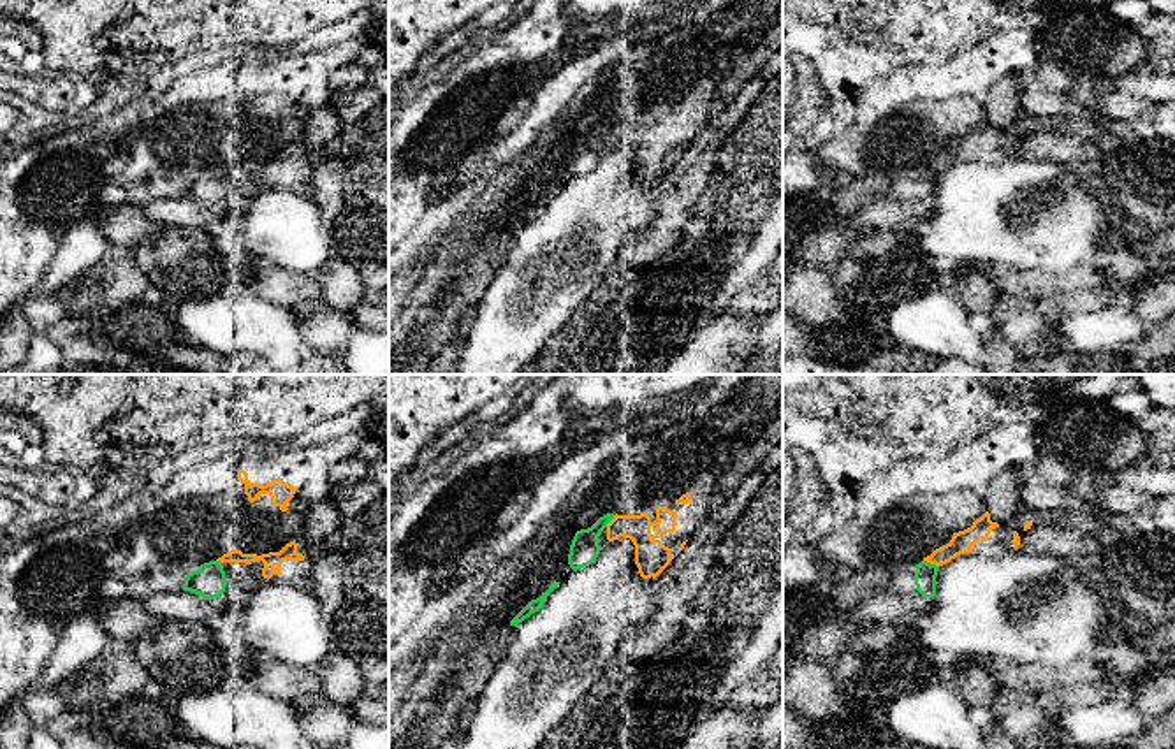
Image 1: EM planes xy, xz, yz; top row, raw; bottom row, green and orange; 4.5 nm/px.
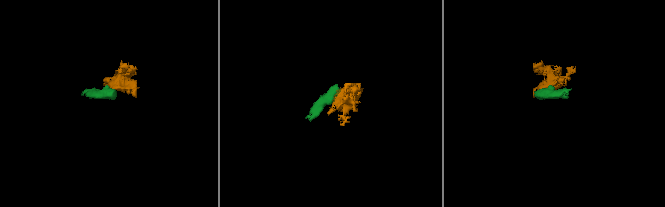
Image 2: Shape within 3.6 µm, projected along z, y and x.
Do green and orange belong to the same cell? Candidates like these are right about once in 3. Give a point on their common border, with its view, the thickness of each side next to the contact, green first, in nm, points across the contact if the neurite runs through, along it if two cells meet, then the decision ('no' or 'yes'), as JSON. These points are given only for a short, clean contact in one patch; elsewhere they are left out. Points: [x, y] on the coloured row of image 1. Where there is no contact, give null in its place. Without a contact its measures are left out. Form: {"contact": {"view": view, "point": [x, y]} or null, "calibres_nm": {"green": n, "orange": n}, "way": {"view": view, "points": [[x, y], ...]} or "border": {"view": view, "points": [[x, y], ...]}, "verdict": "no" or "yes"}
{"contact": {"view": "yz", "point": [929, 563]}, "calibres_nm": {"green": 100, "orange": 100}, "verdict": "no"}

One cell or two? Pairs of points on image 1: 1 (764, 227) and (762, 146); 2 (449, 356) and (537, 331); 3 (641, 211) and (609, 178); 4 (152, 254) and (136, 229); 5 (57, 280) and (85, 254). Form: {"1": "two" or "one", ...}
{"1": "one", "2": "two", "3": "one", "4": "two", "5": "one"}

